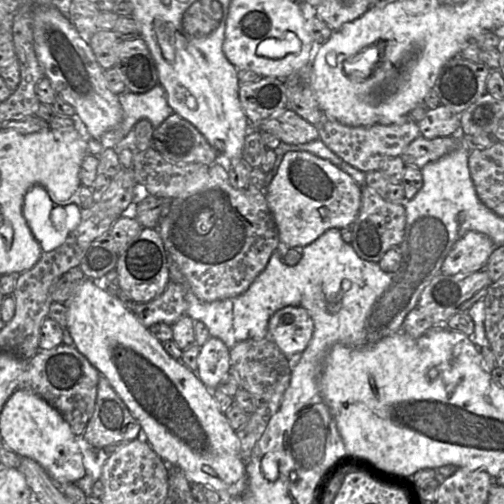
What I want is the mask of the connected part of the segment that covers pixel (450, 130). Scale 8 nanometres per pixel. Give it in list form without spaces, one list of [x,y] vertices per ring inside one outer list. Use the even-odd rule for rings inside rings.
[[[444,105],[429,109],[417,124],[421,135],[426,139],[460,134],[459,115]]]

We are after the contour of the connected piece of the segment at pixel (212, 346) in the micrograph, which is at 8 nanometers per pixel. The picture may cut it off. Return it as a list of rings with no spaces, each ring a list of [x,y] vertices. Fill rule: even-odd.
[[[210,337],[200,347],[197,357],[197,376],[208,389],[213,390],[230,372],[230,349],[220,339]]]

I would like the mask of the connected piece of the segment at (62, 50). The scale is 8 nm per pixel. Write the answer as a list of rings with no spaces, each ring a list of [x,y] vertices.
[[[36,7],[33,15],[34,47],[37,59],[57,95],[69,103],[76,115],[86,126],[88,135],[96,140],[112,130],[122,120],[122,108],[119,95],[113,94],[107,86],[104,70],[97,62],[95,55],[88,45],[88,38],[82,36],[68,17],[65,17],[54,7]]]

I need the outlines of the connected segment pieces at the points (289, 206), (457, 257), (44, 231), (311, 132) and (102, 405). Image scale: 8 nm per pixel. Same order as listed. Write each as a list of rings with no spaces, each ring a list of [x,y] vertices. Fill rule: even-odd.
[[[307,151],[287,152],[264,192],[279,241],[290,249],[302,249],[328,229],[351,227],[361,206],[361,186],[330,161]]]
[[[468,231],[452,247],[441,267],[441,273],[449,276],[468,276],[485,269],[496,245],[484,233]]]
[[[40,185],[33,186],[24,197],[24,218],[43,253],[62,245],[79,223],[79,216],[67,217],[63,224],[55,227],[51,219],[54,206],[46,189]]]
[[[290,109],[263,120],[258,130],[271,132],[285,144],[305,144],[319,139],[317,127]]]
[[[100,375],[93,414],[79,439],[94,449],[127,443],[142,437],[139,422],[108,380]]]

